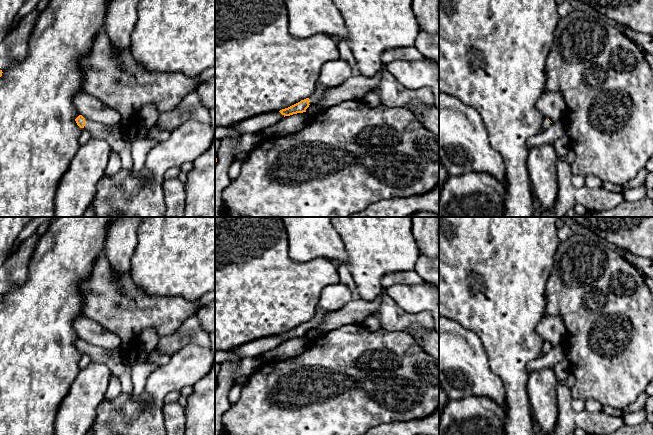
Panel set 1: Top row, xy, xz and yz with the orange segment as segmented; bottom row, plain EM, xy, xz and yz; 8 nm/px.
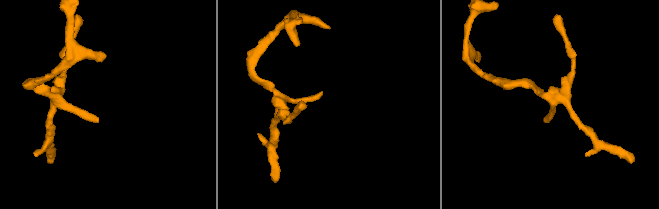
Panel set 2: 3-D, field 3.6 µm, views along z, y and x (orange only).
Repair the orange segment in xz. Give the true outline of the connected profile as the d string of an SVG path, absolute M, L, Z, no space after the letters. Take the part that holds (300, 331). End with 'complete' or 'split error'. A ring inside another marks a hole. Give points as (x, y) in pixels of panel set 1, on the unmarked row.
M318 309L318 311L316 312L315 316L313 317L313 319L310 322L306 322L304 324L301 324L300 326L280 334L279 336L285 341L285 340L290 340L293 338L297 338L297 337L303 337L306 336L306 333L314 327L319 326L322 321L323 318L325 316L325 312L322 309Z | split error

